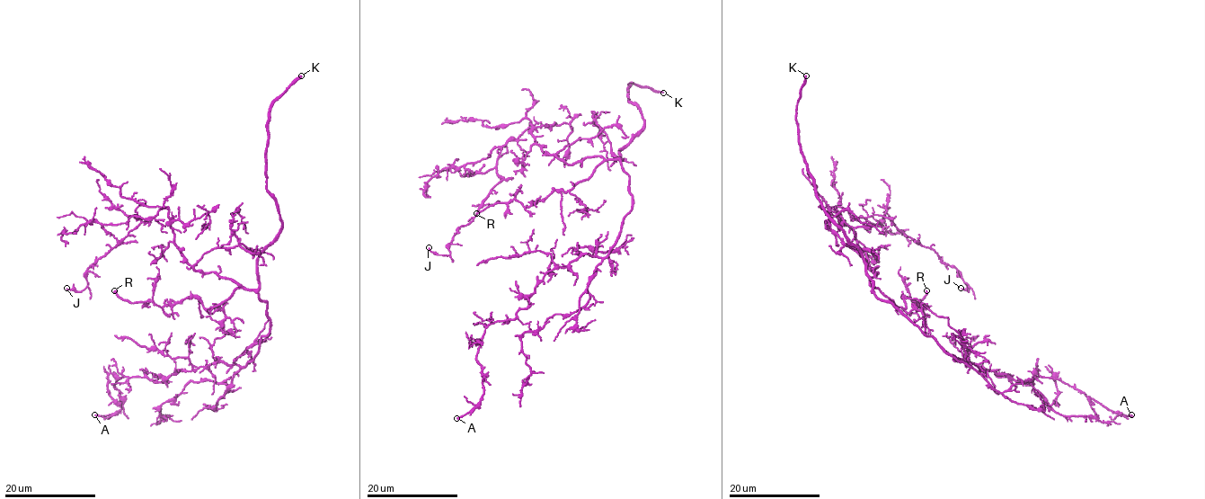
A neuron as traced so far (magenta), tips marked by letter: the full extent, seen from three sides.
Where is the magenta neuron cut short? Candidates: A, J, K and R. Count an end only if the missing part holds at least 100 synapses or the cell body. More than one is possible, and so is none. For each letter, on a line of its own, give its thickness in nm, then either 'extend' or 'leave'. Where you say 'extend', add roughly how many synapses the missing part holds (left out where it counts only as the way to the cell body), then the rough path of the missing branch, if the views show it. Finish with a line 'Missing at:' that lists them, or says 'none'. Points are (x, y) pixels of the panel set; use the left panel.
A: 220 nm | leave
J: 110 nm | leave
K: 240 nm | extend
R: 240 nm | leave
Missing at: K

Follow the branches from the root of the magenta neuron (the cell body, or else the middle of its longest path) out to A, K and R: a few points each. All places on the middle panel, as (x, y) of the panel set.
A: (624, 171), (632, 209), (615, 246), (553, 268), (513, 319), (485, 329), (483, 395), (456, 418)
K: (624, 171), (619, 152), (644, 124), (641, 111), (629, 102), (630, 82), (663, 93)
R: (624, 171), (617, 159), (605, 159), (587, 179), (566, 191), (553, 191), (528, 207), (511, 200), (476, 213)

